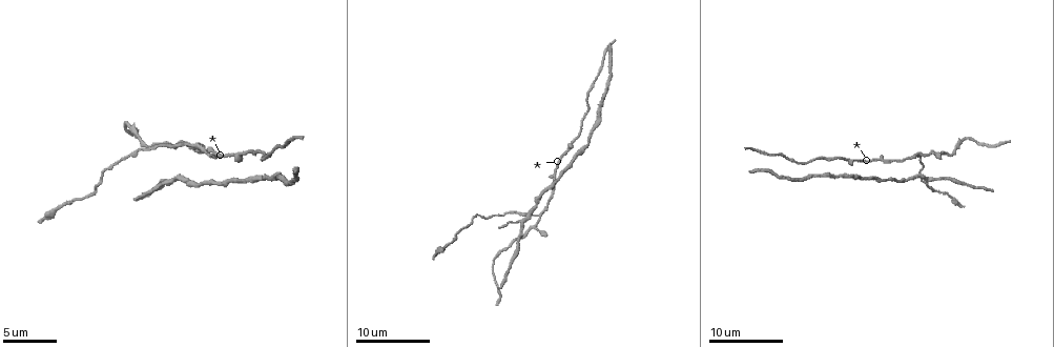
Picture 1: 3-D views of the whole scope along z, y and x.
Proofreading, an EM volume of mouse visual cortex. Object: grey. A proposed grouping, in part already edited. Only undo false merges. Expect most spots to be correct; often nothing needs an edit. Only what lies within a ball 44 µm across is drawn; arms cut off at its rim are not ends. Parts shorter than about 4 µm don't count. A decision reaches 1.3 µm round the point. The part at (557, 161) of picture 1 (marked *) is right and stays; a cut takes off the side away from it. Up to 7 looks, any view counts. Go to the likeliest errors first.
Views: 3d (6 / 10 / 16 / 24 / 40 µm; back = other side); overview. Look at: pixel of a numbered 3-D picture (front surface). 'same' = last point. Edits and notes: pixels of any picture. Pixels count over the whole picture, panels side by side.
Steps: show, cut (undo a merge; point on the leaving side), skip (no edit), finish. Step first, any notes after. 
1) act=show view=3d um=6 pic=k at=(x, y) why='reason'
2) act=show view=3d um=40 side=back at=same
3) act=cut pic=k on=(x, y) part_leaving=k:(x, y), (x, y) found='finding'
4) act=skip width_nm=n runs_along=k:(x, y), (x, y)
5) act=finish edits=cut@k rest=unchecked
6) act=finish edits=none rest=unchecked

act=show view=3d um=6 pic=1 at=(189, 144) why='branch point'

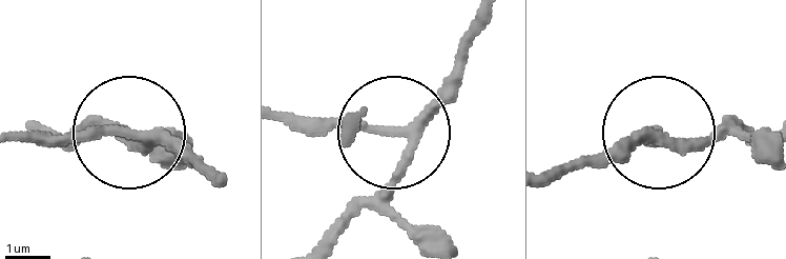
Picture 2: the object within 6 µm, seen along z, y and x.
act=skip width_nm=220 found='all the same neuron'

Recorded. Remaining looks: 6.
act=show view=3d um=6 pic=1 at=(571, 146)

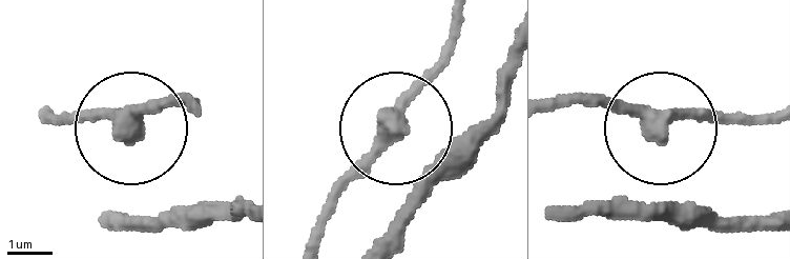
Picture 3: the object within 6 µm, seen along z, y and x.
act=show view=3d um=6 side=back pic=3 at=(655, 136) why='other side'

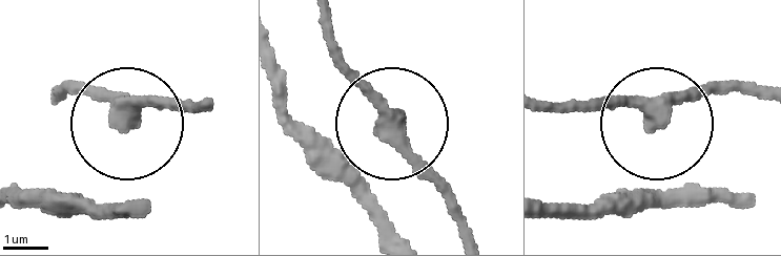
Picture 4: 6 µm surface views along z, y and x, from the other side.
act=skip side_arm_um=18 runs_along=4:(562, 102), (627, 102), (660, 116), (736, 90) found='continuous, no second neuron'

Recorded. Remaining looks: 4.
act=show view=3d um=6 pic=1 at=(522, 225) why='side arm on a straight run'

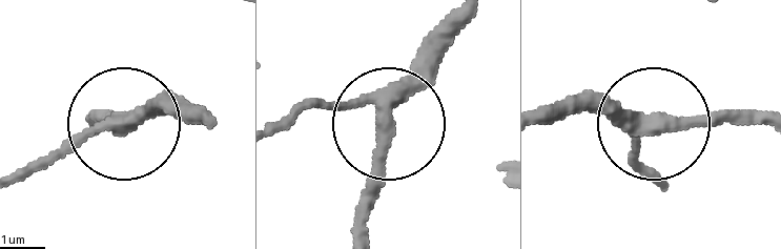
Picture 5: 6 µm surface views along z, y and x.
act=skip runs_along=5:(548, 121), (581, 109), (762, 121) found='continuous, no second neuron'

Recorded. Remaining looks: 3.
act=show view=3d um=16 pic=1 at=(555, 174) why='sudden change in width'

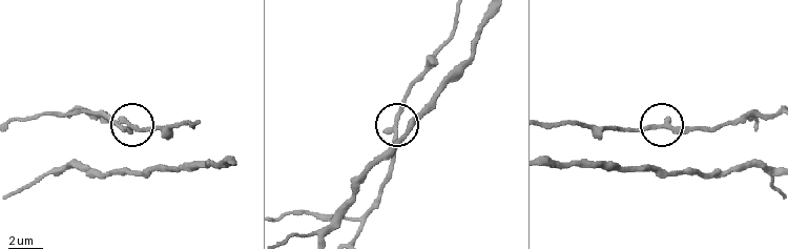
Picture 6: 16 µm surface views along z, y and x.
act=skip runs_along=6:(635, 128), (659, 123), (704, 128) found='one neuron here'

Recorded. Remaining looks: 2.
act=finish edits=none rest=unchecked

